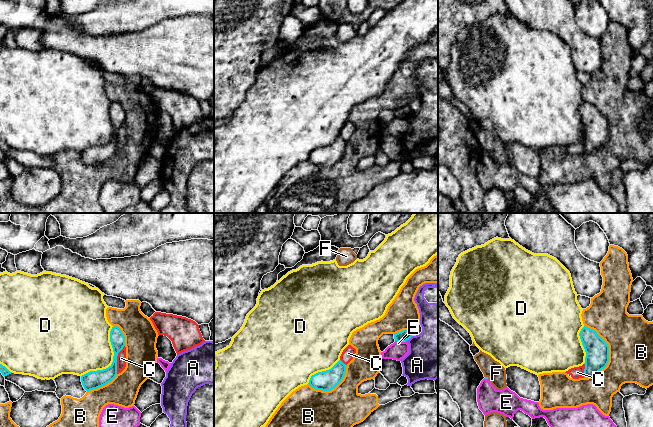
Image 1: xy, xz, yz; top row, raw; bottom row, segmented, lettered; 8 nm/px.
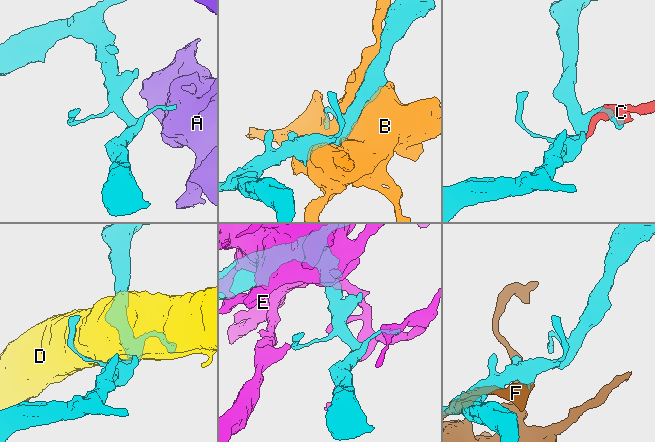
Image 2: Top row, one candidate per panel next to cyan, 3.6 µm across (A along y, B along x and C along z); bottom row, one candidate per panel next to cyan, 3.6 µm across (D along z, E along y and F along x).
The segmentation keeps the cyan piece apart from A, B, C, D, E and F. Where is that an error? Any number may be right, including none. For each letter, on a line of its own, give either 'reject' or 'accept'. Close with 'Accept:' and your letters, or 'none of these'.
A: reject
B: reject
C: reject
D: reject
E: reject
F: reject
Accept: none of these

